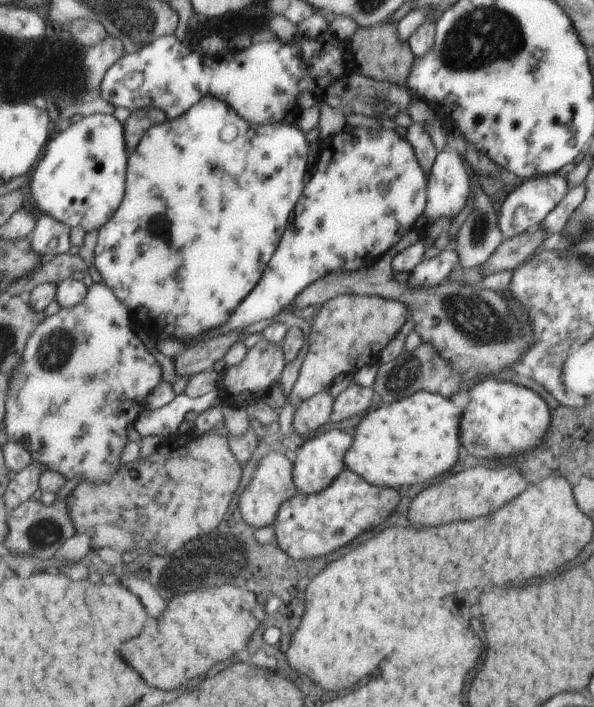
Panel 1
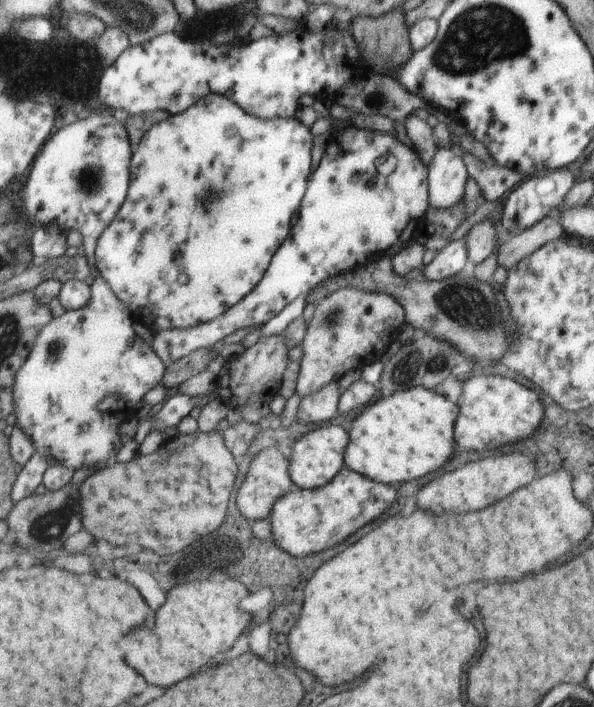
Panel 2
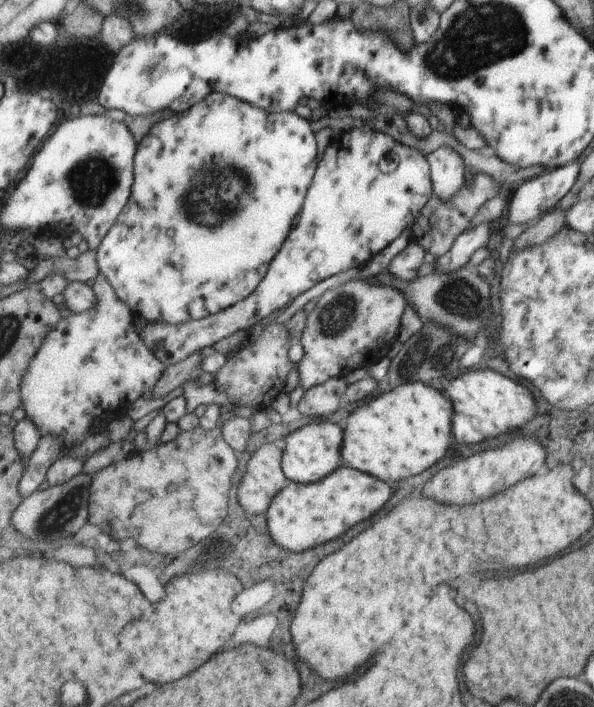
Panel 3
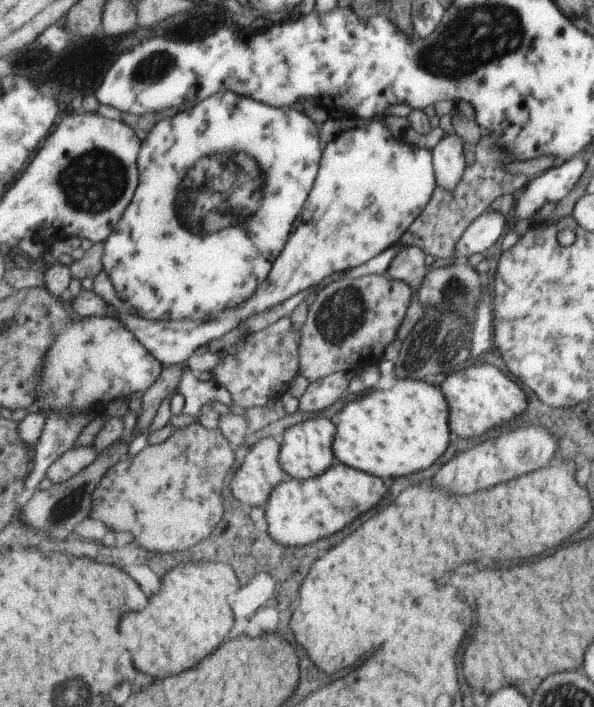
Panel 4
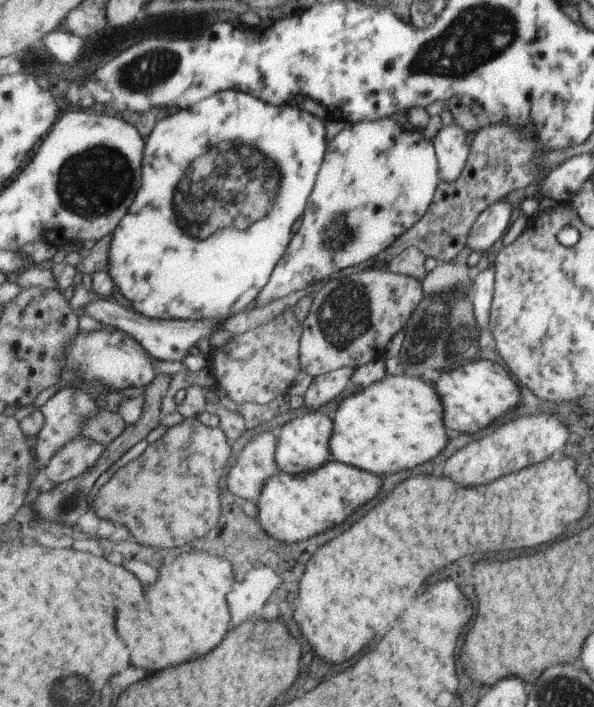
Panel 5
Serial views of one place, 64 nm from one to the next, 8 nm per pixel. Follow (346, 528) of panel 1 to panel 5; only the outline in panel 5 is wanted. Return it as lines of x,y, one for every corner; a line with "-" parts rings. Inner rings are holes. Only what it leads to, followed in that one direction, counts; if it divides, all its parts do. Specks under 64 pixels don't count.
333,458
327,460
327,464
321,466
319,470
301,476
277,472
275,478
267,480
257,500
261,530
265,530
271,538
285,544
309,540
311,536
341,524
355,508
375,498
379,486
381,480
377,476
361,472
355,466
335,462

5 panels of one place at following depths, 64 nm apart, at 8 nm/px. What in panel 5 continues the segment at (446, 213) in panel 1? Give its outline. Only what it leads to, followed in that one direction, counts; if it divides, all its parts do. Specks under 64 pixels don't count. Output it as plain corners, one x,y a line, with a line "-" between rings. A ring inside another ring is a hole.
451,124
447,128
441,128
431,142
435,146
441,182
453,184
461,176
463,166
467,166
463,164
469,160
467,154
471,154
471,150
467,150
471,146
467,146
463,130
457,124

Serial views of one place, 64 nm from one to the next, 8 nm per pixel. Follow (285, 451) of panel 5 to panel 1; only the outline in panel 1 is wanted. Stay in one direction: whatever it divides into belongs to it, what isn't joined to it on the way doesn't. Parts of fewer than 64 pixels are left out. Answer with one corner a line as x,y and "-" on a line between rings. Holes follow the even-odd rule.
339,430
321,432
319,436
315,434
315,438
307,440
305,444
301,444
293,452
293,460
295,460
295,486
299,488
299,494
315,496
319,492
325,492
337,480
337,476
345,470
345,454
349,452
351,446
353,446
353,438
347,436
345,432
339,432

